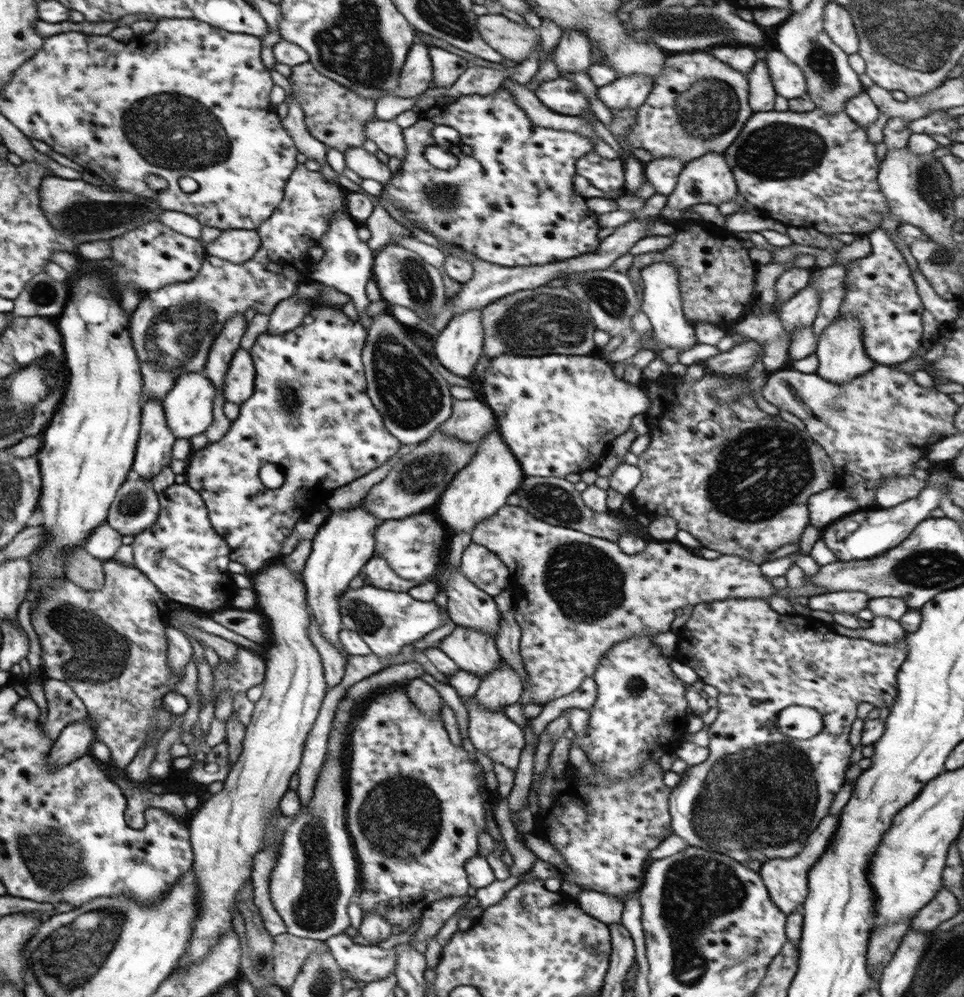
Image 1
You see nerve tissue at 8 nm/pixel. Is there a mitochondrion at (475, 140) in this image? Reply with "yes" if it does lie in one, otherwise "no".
no

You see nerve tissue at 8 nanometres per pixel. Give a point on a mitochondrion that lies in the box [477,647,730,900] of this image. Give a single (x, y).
(634, 688)

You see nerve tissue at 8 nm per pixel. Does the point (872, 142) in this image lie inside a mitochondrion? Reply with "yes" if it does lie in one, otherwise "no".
no

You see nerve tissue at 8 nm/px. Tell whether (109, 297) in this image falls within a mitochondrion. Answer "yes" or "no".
no

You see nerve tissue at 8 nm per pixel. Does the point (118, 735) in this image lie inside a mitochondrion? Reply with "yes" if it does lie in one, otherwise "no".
no

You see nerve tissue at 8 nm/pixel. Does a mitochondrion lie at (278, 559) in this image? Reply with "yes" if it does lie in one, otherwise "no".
no

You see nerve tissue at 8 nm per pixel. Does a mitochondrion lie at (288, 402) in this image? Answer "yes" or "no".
yes

